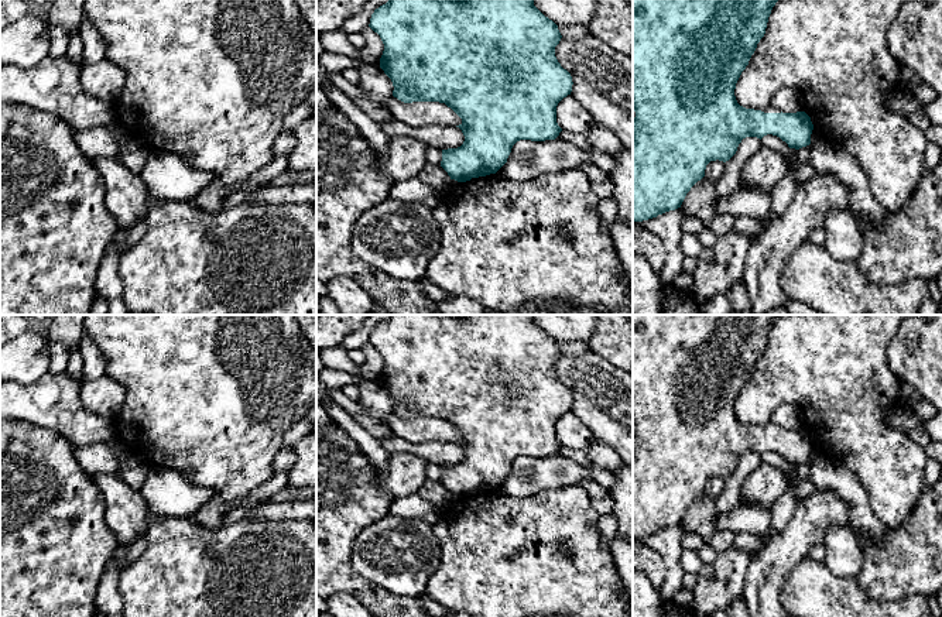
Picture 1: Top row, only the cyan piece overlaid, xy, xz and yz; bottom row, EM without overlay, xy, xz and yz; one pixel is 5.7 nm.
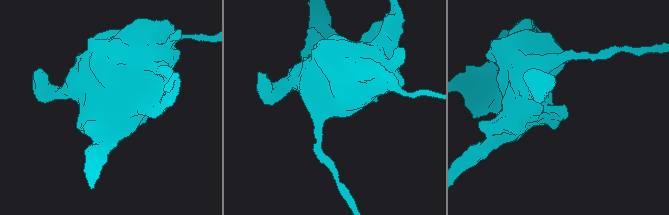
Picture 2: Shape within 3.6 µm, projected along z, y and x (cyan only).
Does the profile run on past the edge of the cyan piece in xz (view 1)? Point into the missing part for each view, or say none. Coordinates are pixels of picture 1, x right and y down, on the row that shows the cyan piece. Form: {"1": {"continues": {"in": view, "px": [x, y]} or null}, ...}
{"1": {"continues": null}}

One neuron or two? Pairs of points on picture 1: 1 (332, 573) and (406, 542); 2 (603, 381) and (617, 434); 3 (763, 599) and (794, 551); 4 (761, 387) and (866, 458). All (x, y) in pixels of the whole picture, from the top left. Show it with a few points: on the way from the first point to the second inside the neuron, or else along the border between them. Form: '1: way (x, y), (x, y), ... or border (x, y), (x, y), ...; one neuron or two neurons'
1: border (358, 532), (350, 549), (350, 564), (379, 586); two neurons
2: way (603, 394), (617, 408), (617, 421); one neuron
3: way (763, 588), (768, 582), (768, 576), (783, 562); one neuron
4: way (790, 387), (802, 387), (845, 429); one neuron

